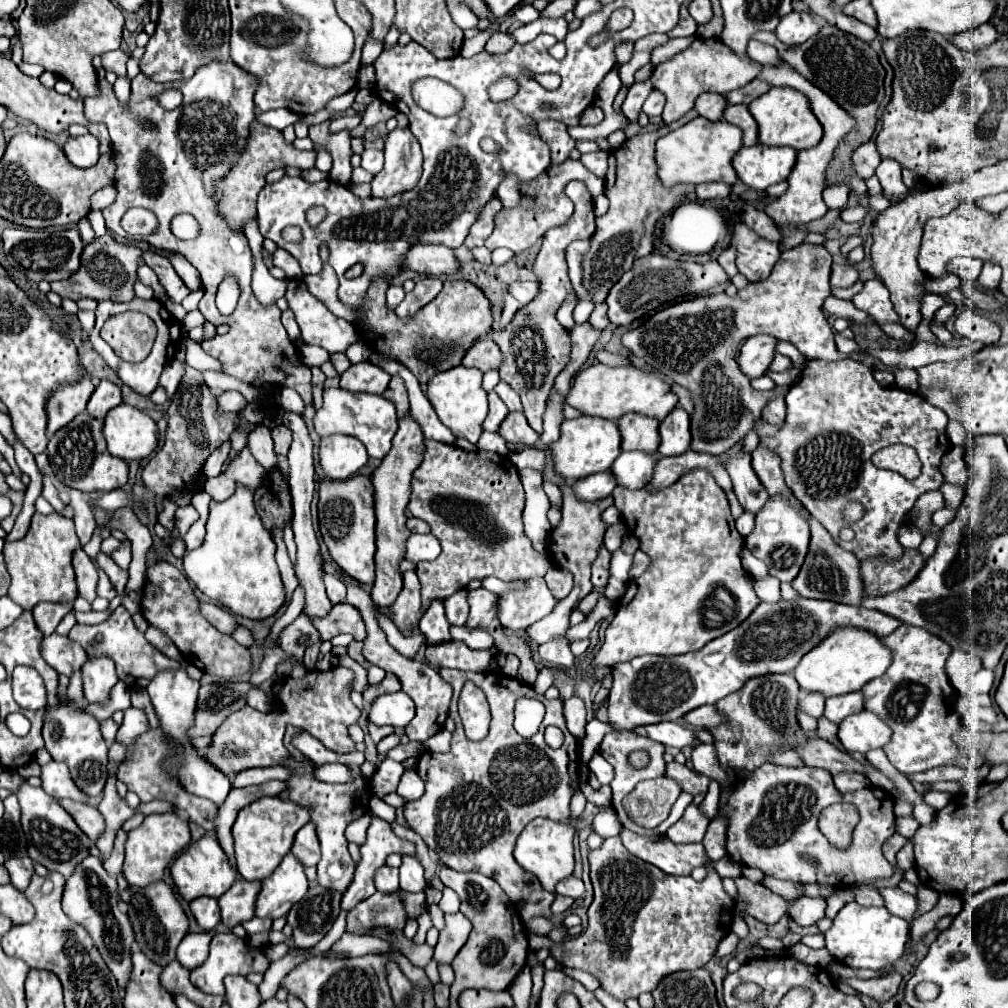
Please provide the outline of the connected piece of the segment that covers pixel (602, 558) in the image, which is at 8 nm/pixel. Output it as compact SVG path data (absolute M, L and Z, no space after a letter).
M602 545L598 549L596 561L592 563L592 583L594 583L594 587L604 587L606 585L606 579L608 579L608 563L610 563L610 553Z

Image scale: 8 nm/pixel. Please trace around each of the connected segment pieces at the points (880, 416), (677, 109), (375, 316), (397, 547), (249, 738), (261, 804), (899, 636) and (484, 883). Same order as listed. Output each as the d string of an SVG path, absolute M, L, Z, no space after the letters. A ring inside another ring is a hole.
M850 357L840 359L840 361L832 361L832 363L818 361L818 359L806 361L806 367L804 367L804 371L802 371L800 381L794 383L794 385L790 387L788 395L786 395L786 407L788 407L788 415L786 415L784 427L778 429L778 431L772 431L772 427L762 421L762 423L758 425L758 435L760 435L760 443L766 443L766 447L774 447L774 451L778 451L778 455L780 455L780 459L782 459L782 471L784 471L786 485L790 487L790 491L794 493L794 497L810 511L810 515L812 515L816 521L820 521L820 523L824 525L824 529L832 535L832 539L834 539L836 543L840 543L846 551L854 553L858 559L866 559L866 557L874 557L874 555L890 555L892 559L898 559L898 555L902 555L902 545L900 545L898 539L896 539L896 529L902 525L904 515L914 507L914 503L918 501L918 497L920 497L922 493L932 491L932 489L940 489L940 485L944 483L944 477L942 477L942 471L940 471L940 459L942 459L942 455L948 451L948 445L950 445L948 439L946 439L946 425L948 425L946 413L940 411L940 409L936 409L936 407L932 407L922 395L912 395L910 391L904 391L904 389L898 389L898 387L882 387L882 385L878 385L878 381L876 381L874 375L872 375L872 367L868 367L868 365L864 365L864 363L856 361L856 359L850 359ZM894 443L904 443L904 445L910 445L912 449L916 449L916 453L918 453L918 457L920 457L920 461L922 461L922 473L920 473L916 479L908 481L908 479L902 477L900 473L894 473L894 471L888 471L888 469L884 471L884 469L874 467L874 463L872 463L870 457L872 457L878 449L884 449L884 447L894 445ZM844 501L860 501L860 503L866 507L866 515L864 515L858 523L852 523L852 525L850 525L850 527L854 529L854 533L856 533L856 537L854 537L852 541L842 541L842 539L840 539L840 529L846 525L846 523L842 521L842 507L844 507Z
M696 37L690 47L676 53L666 63L654 67L652 83L656 89L660 89L666 95L666 107L662 113L662 119L666 125L682 119L690 109L694 109L694 103L700 93L728 93L738 87L744 87L750 83L758 73L762 71L762 65L752 61L750 57L734 55L730 47L726 47L720 39L702 39Z
M374 279L374 283L370 285L364 311L366 321L360 327L360 335L364 337L364 341L368 339L366 345L374 351L384 351L386 355L404 363L418 377L422 387L426 387L428 379L434 373L460 365L466 347L470 347L474 339L486 335L492 329L488 299L482 297L482 291L478 291L478 287L466 283L464 279L446 281L438 297L410 319L398 319L394 311L386 311L388 285L388 279Z
M406 413L406 417L400 419L400 427L396 437L392 439L392 451L382 459L380 467L372 473L374 483L374 507L376 507L376 543L378 543L378 555L376 555L376 581L372 585L372 601L378 607L388 607L398 593L402 591L402 573L398 569L400 561L406 555L406 541L412 535L406 527L406 505L410 499L410 479L414 469L420 465L424 455L424 435L418 421Z
M340 665L328 671L308 671L302 679L284 679L274 701L278 707L270 709L268 713L262 713L258 709L244 705L236 713L228 715L224 723L218 727L218 731L212 735L212 743L204 753L204 759L228 777L252 767L282 765L290 755L282 743L288 725L302 727L334 753L356 751L356 745L348 735L348 727L358 723L360 717L360 711L350 699L352 679L354 671Z
M262 797L248 807L244 807L232 827L234 847L236 847L236 867L246 881L266 879L280 863L280 859L290 851L294 835L300 827L310 821L310 807L300 807L290 799Z
M900 625L886 637L886 645L894 651L894 663L886 675L866 683L862 687L864 707L882 717L892 733L884 753L888 761L904 775L934 769L940 765L956 765L962 749L954 743L954 735L960 731L960 723L952 723L954 689L948 687L944 671L946 641L930 631L914 625Z
M442 867L440 879L446 887L458 893L460 911L474 925L466 945L458 951L452 965L456 973L456 981L450 987L450 1003L456 1003L458 995L464 989L492 989L492 991L508 989L508 985L522 971L528 959L528 937L526 937L526 929L520 915L516 915L518 913L516 907L514 905L510 907L510 899L506 897L502 887L494 879L482 873L458 873L454 869ZM516 955L518 955L518 961L516 961ZM514 965L516 965L516 971L512 971Z

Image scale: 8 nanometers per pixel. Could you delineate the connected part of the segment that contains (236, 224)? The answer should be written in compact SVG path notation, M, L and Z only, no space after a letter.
M258 121L250 125L250 139L244 155L240 155L236 167L230 171L230 175L222 181L218 181L218 197L220 197L220 211L226 215L230 227L242 229L248 219L256 215L256 197L258 191L266 185L266 173L278 167L298 167L298 169L314 169L316 163L316 151L296 151L292 145L286 145L282 131L264 127Z

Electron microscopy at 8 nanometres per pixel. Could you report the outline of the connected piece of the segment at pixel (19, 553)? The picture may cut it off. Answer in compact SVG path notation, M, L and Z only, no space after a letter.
M34 513L30 531L24 539L4 545L4 561L6 569L12 577L8 595L24 609L32 609L40 601L74 601L76 581L72 569L72 551L80 549L80 541L74 531L74 521L62 517L60 513L40 515Z

